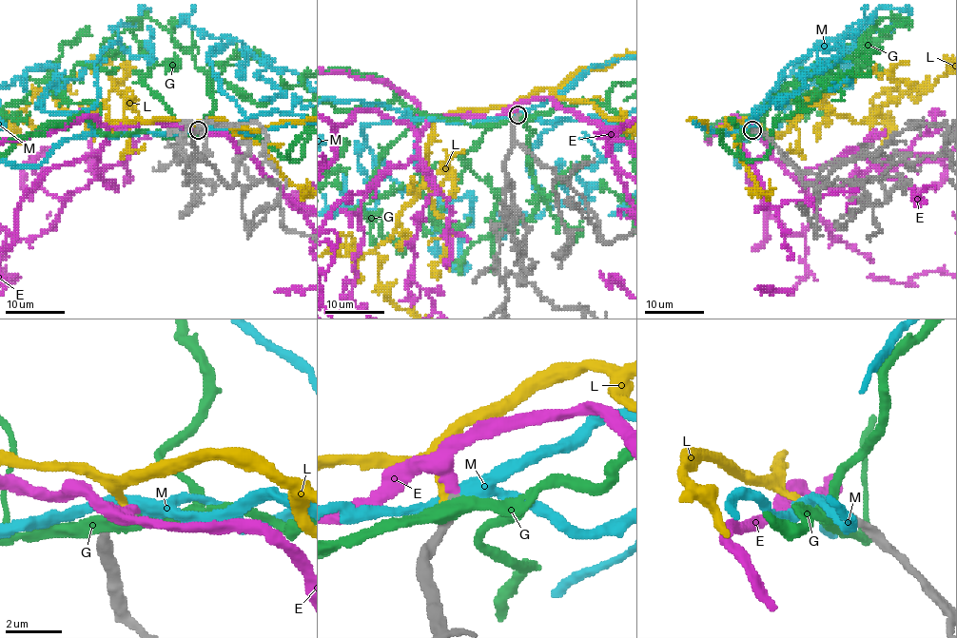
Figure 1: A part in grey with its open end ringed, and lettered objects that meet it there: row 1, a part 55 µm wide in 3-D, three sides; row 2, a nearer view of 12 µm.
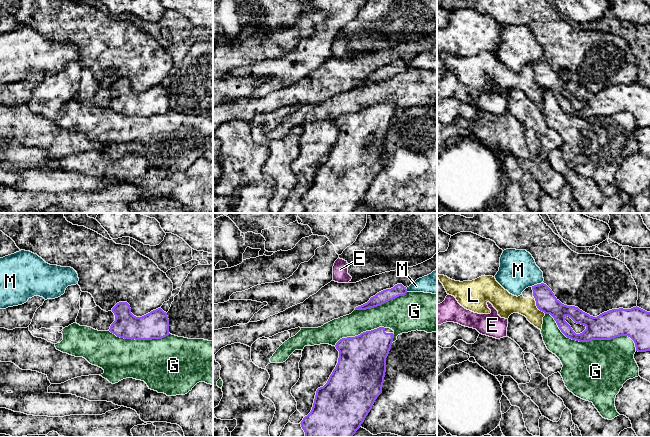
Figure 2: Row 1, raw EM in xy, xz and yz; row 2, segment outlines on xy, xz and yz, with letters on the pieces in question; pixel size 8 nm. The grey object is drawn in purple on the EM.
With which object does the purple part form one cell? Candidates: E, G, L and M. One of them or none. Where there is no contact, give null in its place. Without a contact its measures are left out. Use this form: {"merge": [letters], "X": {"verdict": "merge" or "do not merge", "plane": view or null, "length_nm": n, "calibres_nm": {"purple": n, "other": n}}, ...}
{"merge": ["E"], "E": {"verdict": "merge", "plane": null}, "G": {"verdict": "do not merge", "plane": "yz", "length_nm": 800, "calibres_nm": {"purple": 220, "other": 480}}, "L": {"verdict": "do not merge", "plane": "yz", "length_nm": 180, "calibres_nm": {"purple": 160, "other": 180}}, "M": {"verdict": "do not merge", "plane": "yz", "length_nm": 100, "calibres_nm": {"purple": 160, "other": 300}}}

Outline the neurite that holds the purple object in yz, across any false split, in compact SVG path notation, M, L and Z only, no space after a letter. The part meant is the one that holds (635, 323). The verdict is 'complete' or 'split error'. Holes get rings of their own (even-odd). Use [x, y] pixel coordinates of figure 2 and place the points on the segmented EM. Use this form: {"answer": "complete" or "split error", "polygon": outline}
{"answer": "complete", "polygon": "M544 283L532 286L532 290L537 308L550 314L567 338L589 342L628 336L634 341L636 351L650 351L650 312L636 306L631 309L612 309L593 317L578 307L562 304ZM566 316L586 329L576 334L565 321Z"}

